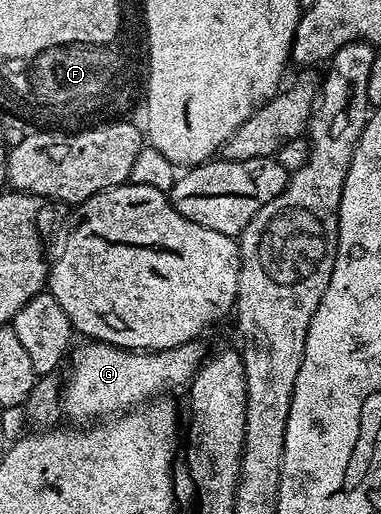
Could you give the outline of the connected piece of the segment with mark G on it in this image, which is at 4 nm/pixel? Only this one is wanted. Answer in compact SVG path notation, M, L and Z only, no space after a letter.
M87 340L82 344L86 345L69 354L70 374L65 374L62 387L62 412L74 423L110 419L165 394L162 392L172 385L185 386L208 356L201 340L157 351L118 349L103 341Z

